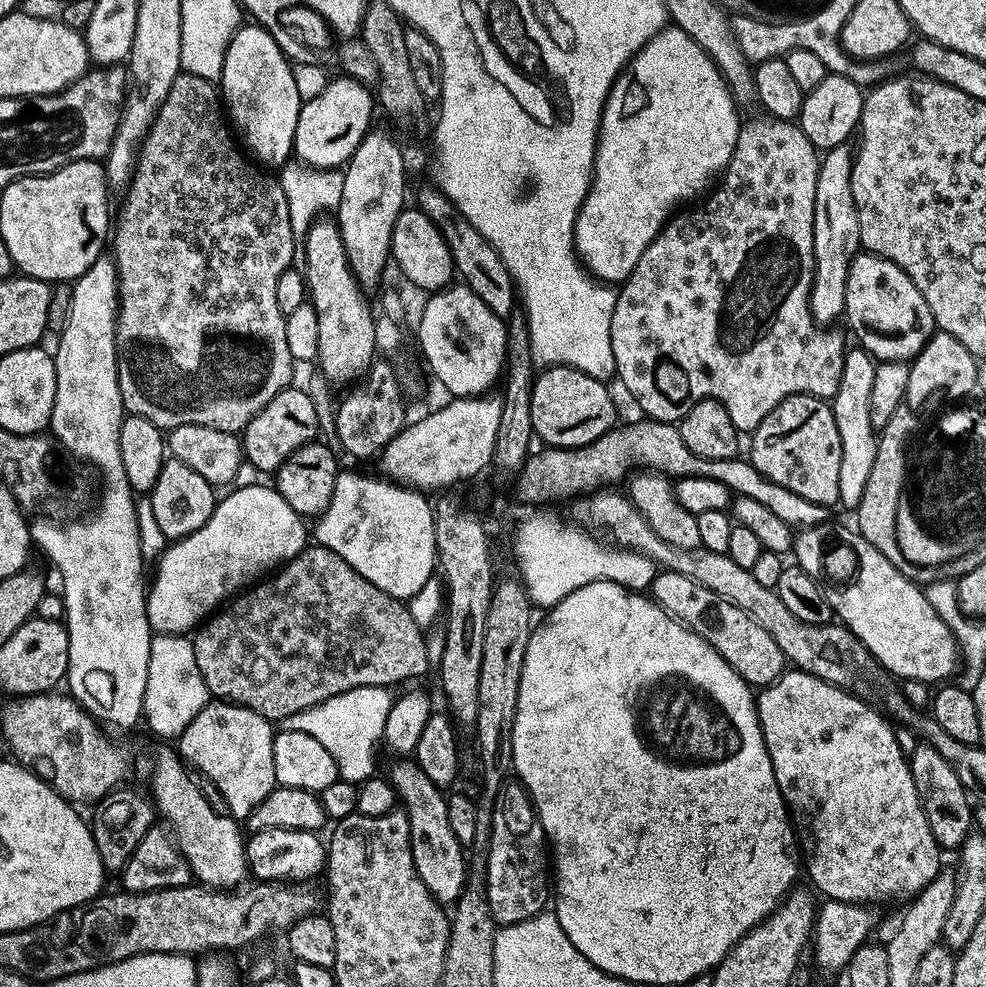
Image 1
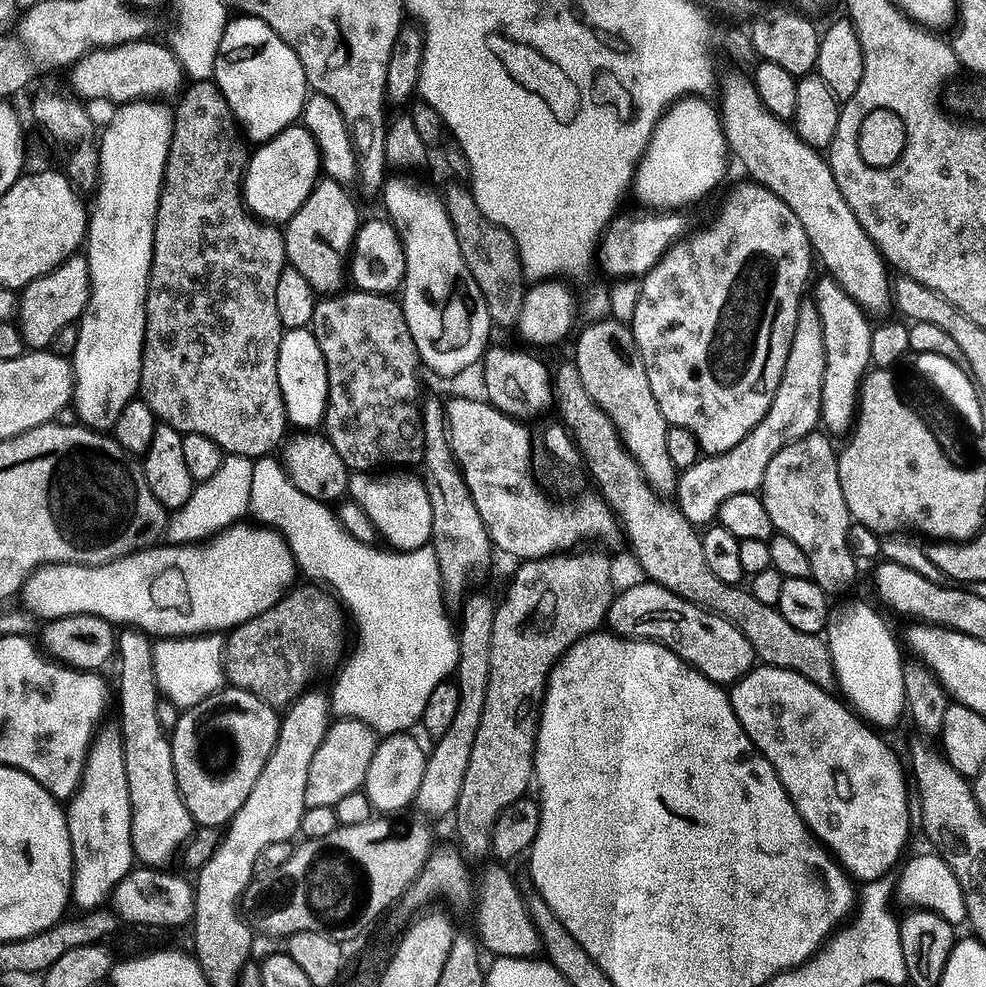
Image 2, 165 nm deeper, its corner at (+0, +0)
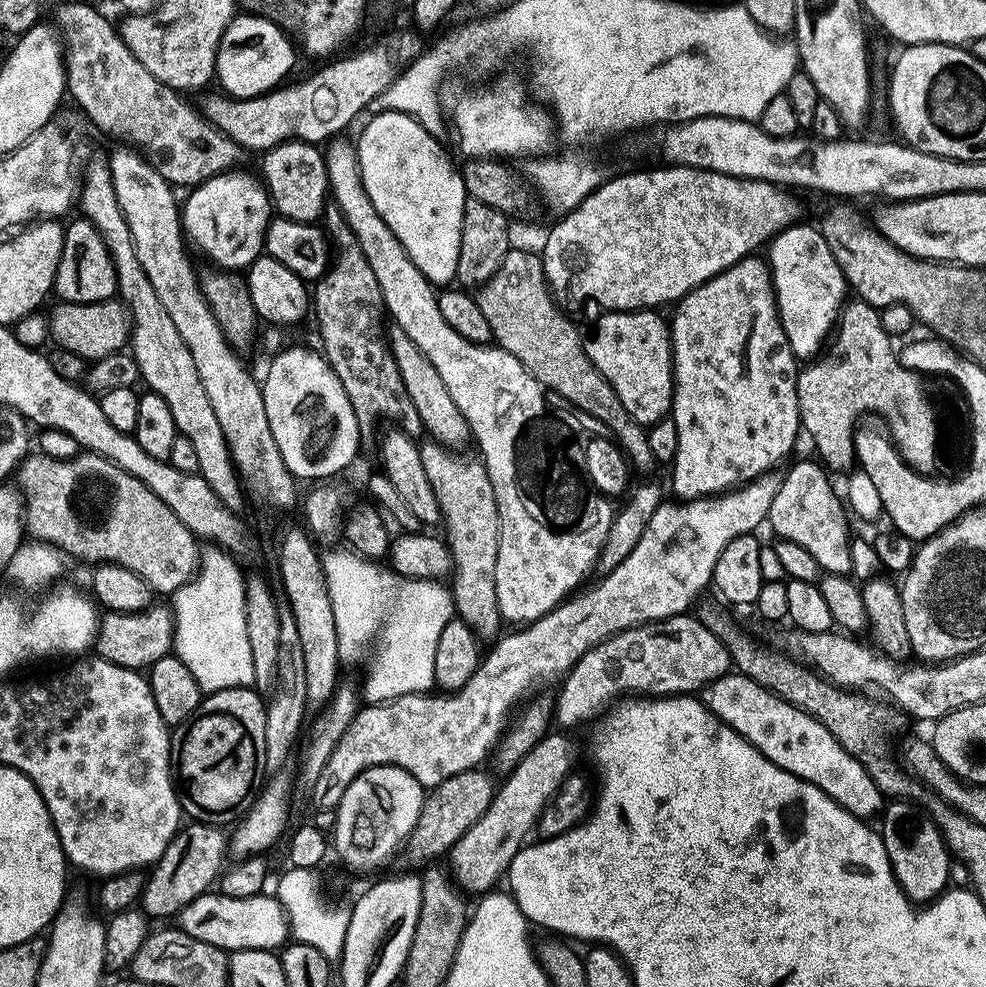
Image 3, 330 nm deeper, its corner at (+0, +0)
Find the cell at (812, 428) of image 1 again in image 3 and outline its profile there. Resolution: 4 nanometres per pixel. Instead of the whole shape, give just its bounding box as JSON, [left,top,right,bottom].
[767,463,852,577]

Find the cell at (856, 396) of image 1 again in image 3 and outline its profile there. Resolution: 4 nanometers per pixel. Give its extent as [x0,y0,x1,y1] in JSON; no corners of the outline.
[770,227,850,362]

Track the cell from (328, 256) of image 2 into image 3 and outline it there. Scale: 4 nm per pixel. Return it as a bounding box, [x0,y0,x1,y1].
[263,140,330,224]

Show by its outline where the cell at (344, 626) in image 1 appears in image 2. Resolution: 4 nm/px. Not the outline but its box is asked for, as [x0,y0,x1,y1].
[224,586,346,710]

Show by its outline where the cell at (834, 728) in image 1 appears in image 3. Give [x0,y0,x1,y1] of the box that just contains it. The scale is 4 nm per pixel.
[706,674,886,821]

